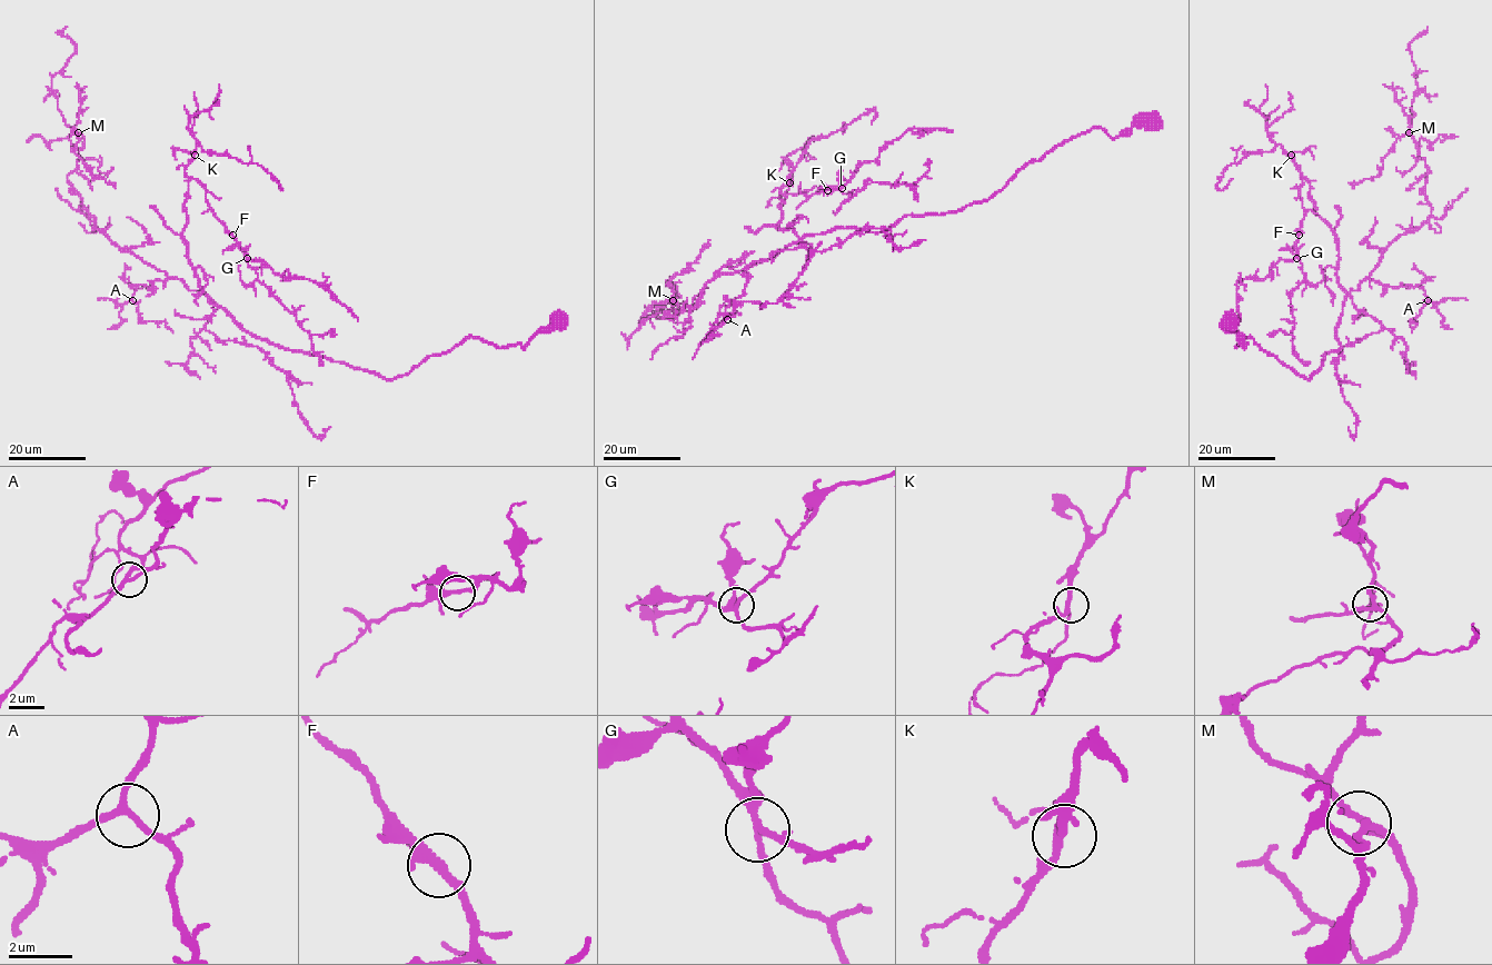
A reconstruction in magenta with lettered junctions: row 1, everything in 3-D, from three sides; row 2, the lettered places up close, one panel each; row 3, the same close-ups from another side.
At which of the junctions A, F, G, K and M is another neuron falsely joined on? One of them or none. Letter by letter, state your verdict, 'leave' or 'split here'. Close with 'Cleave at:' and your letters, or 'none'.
A: leave
F: leave
G: leave
K: leave
M: leave
Cleave at: none

